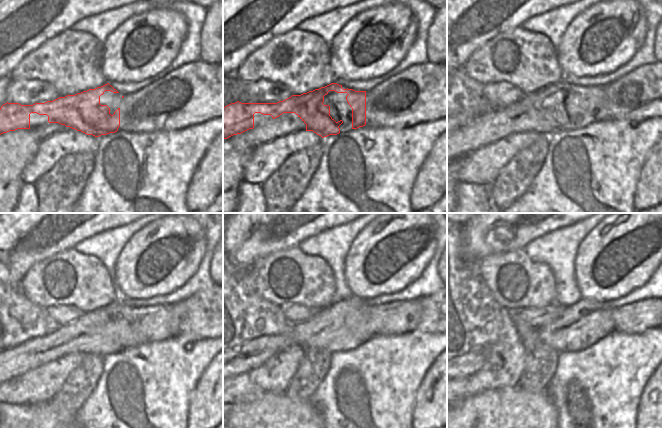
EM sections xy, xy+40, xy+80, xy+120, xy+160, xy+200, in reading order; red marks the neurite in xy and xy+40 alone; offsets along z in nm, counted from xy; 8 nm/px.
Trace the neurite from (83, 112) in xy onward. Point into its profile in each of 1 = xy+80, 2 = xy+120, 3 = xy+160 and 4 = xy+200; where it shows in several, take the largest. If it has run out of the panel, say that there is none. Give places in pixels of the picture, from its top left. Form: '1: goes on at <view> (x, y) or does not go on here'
1: goes on at xy+80 (591, 103)
2: goes on at xy+120 (144, 325)
3: goes on at xy+160 (367, 321)
4: goes on at xy+200 (637, 317)

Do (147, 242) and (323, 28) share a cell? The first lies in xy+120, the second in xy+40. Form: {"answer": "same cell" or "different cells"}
{"answer": "different cells"}

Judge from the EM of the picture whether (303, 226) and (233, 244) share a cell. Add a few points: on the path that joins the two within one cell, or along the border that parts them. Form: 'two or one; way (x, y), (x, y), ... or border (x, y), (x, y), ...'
one; way (286, 236), (271, 239), (250, 239)

